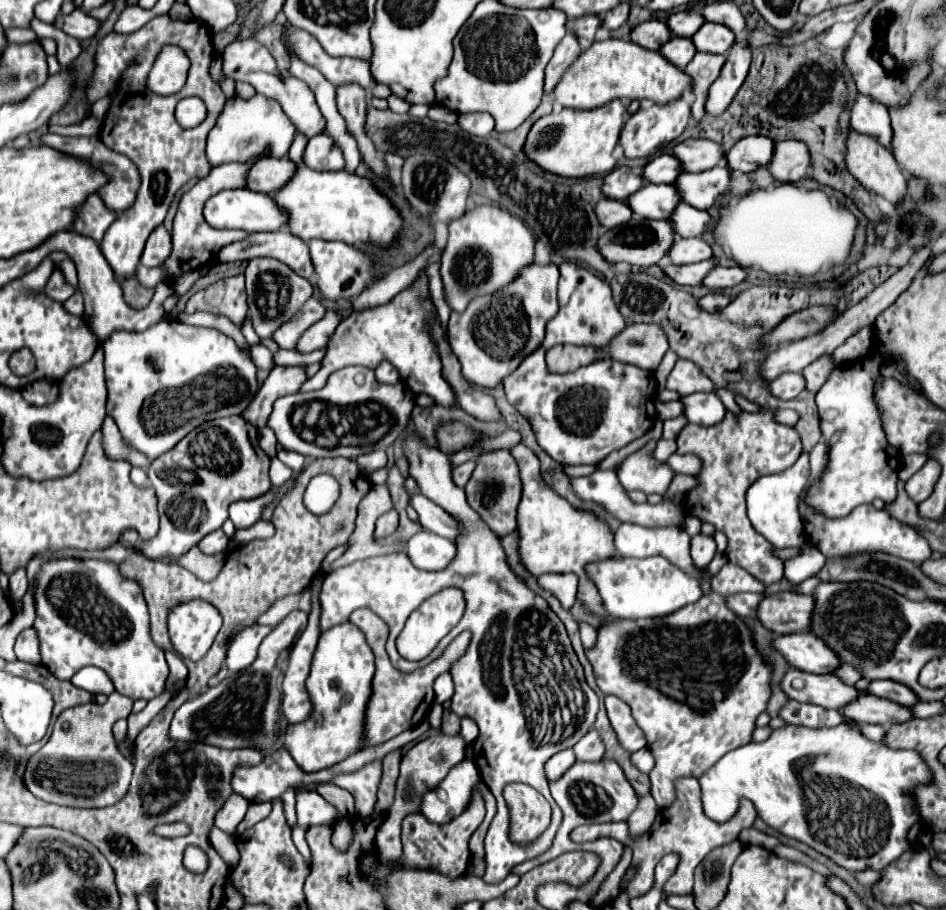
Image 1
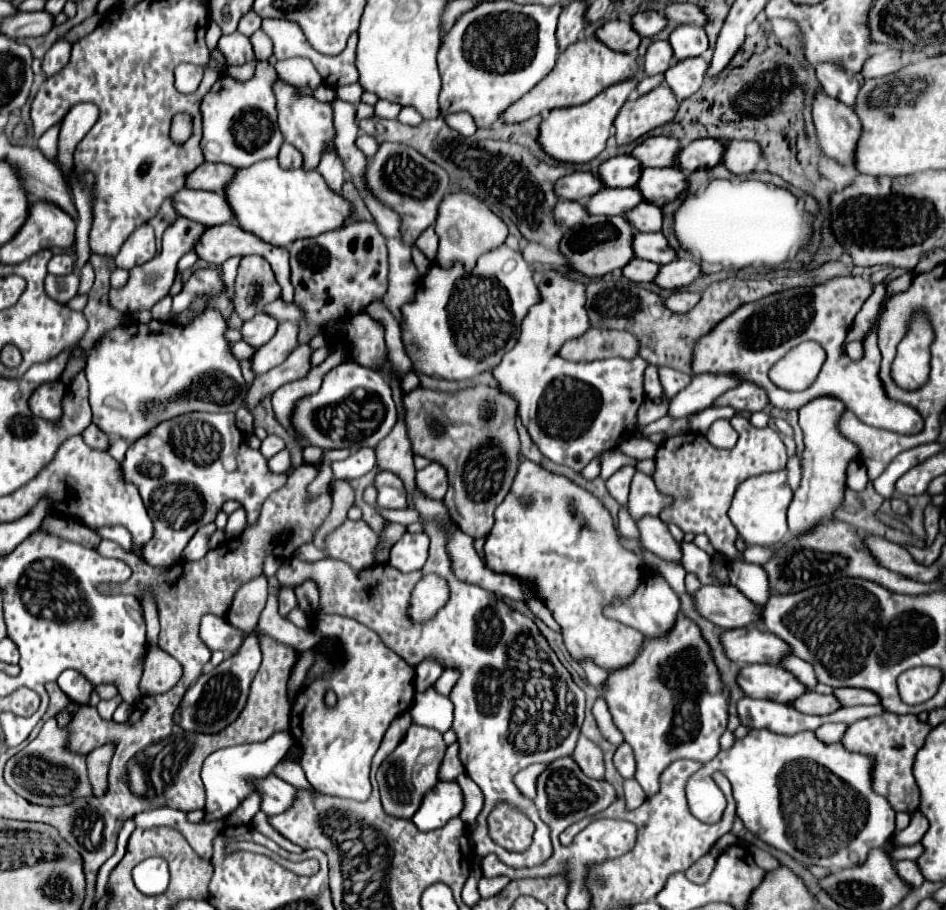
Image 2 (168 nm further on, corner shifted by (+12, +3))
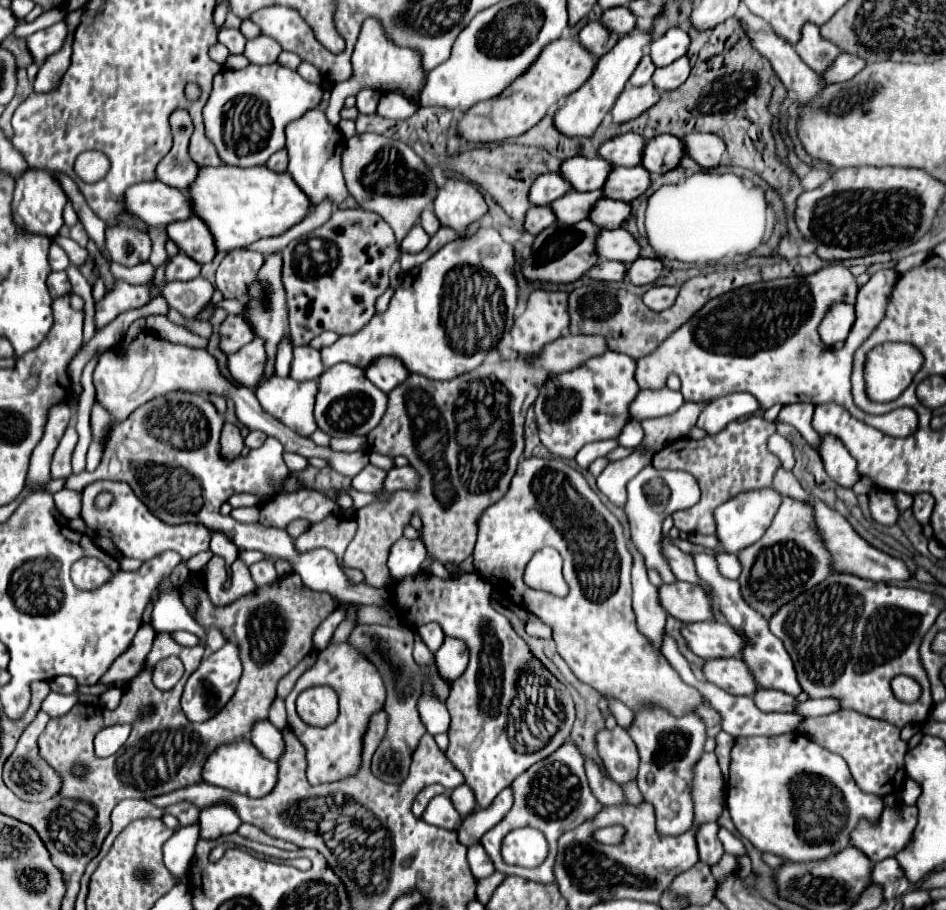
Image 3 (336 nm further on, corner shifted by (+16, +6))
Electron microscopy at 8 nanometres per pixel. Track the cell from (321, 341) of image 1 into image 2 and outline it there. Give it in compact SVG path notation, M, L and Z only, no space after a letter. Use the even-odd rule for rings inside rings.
M290 321L278 323L276 335L264 345L258 347L256 353L250 359L250 367L254 375L268 373L272 367L278 367L284 363L284 359L292 353L292 349L298 345L298 325L292 325Z

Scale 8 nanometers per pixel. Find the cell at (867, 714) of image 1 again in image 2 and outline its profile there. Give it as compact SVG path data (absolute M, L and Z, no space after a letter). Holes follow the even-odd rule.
M808 691L808 695L800 695L800 699L792 703L792 707L804 711L806 715L828 715L840 709L840 703L834 695L818 695L816 691Z

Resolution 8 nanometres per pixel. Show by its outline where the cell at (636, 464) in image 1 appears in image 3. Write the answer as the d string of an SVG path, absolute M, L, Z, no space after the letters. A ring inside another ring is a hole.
M652 466L644 468L636 478L628 482L628 502L626 502L626 518L630 522L630 534L632 542L636 548L642 552L646 566L656 568L662 574L662 580L666 584L678 582L676 576L670 572L662 550L660 550L660 540L662 540L662 522L666 516L670 516L676 510L684 510L694 506L700 500L700 486L696 478L688 472L676 472L676 470L656 470Z

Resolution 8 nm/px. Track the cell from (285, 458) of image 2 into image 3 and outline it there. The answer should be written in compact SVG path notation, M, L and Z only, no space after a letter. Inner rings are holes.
M284 452L284 462L286 466L292 470L292 472L298 472L298 470L304 470L308 466L308 460L300 454L294 454L294 452Z

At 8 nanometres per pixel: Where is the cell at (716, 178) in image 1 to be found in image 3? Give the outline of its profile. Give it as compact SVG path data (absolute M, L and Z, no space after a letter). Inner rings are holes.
M636 166L636 168L616 168L608 176L602 190L606 198L632 202L640 198L650 186L652 186L652 174L644 166Z

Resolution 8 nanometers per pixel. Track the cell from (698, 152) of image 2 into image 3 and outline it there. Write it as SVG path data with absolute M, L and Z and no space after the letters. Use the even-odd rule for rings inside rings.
M672 134L656 136L652 138L644 148L644 160L642 166L648 168L652 174L664 174L668 170L674 170L682 156L686 154L684 142Z

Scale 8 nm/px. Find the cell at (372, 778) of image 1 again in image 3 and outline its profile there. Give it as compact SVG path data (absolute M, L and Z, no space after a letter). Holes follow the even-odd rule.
M350 642L332 644L324 652L318 654L316 664L312 668L308 668L298 678L294 690L286 698L288 726L294 732L294 736L302 742L302 746L306 748L306 777L312 786L330 784L330 782L338 782L338 780L346 780L346 778L356 776L356 772L360 770L364 734L368 730L370 718L378 710L384 708L384 702L386 702L386 686L382 682L382 676L380 676L378 668L364 654L360 654L358 650L354 649ZM342 672L344 672L344 686L342 686ZM324 684L336 688L338 702L340 702L340 716L336 718L334 724L318 728L318 726L310 726L302 718L298 718L296 698L302 690L312 688L312 686L324 686ZM340 744L344 744L344 746L340 746Z

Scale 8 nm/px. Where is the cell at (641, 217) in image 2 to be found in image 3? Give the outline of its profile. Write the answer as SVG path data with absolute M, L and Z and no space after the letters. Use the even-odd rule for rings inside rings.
M604 198L596 208L592 208L590 220L596 220L602 230L616 230L632 216L632 206L622 200Z

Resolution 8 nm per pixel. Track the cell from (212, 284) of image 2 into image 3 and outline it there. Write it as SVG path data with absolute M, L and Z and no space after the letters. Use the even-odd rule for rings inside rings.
M178 254L174 258L170 258L168 268L166 268L166 280L174 282L174 280L194 280L200 276L200 264L196 264L192 258Z

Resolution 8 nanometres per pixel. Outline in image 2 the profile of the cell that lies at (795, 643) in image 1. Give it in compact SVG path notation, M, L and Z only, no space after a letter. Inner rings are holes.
M754 625L722 631L720 643L722 643L724 655L738 665L744 665L744 663L778 665L782 657L790 653L790 647L782 639L778 639L768 631L760 631Z

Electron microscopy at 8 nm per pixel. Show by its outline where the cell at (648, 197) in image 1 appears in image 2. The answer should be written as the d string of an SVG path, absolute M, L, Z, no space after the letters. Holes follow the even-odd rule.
M636 187L628 189L600 189L596 195L592 195L584 207L588 207L588 215L624 215L632 207L636 207L642 201L642 195Z

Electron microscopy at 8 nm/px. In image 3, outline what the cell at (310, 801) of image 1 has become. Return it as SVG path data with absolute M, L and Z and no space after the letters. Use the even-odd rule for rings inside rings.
M238 740L236 744L220 746L218 752L212 752L212 756L208 756L202 778L208 784L220 786L236 794L244 794L248 798L262 798L262 796L268 796L278 782L278 764L262 758L254 744Z

